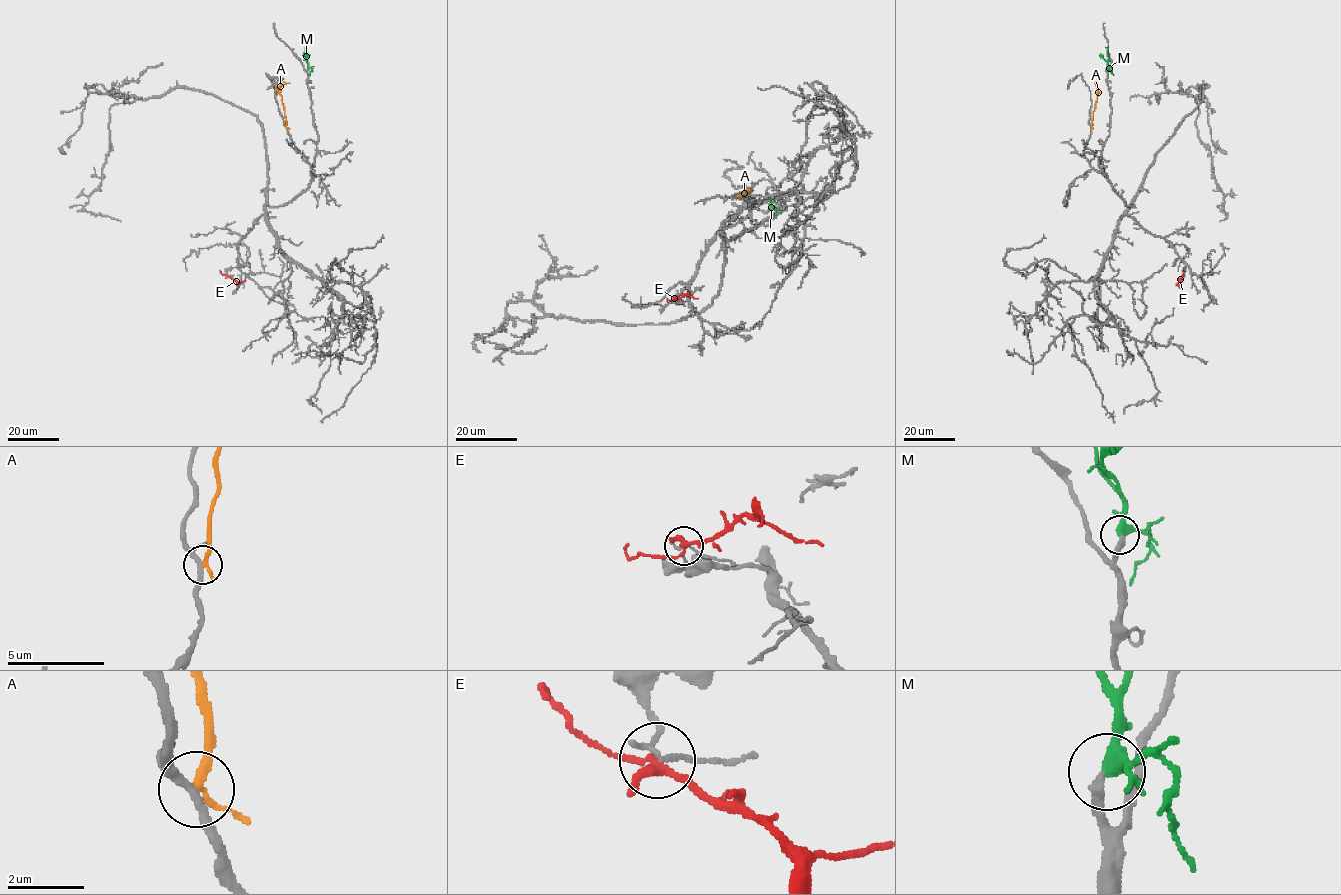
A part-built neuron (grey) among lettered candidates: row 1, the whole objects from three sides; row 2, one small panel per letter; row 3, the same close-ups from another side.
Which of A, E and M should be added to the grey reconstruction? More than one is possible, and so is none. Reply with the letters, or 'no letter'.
M

